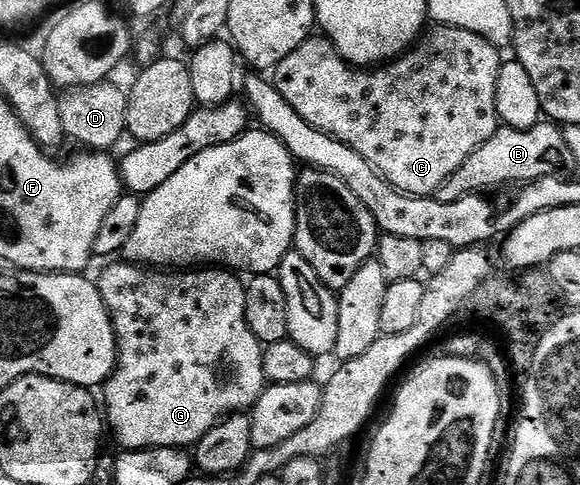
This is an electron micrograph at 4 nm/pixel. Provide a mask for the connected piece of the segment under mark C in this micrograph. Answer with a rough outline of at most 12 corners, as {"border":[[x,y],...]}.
{"border":[[436,25],[348,64],[313,35],[270,80],[399,193],[496,133],[497,46]]}

